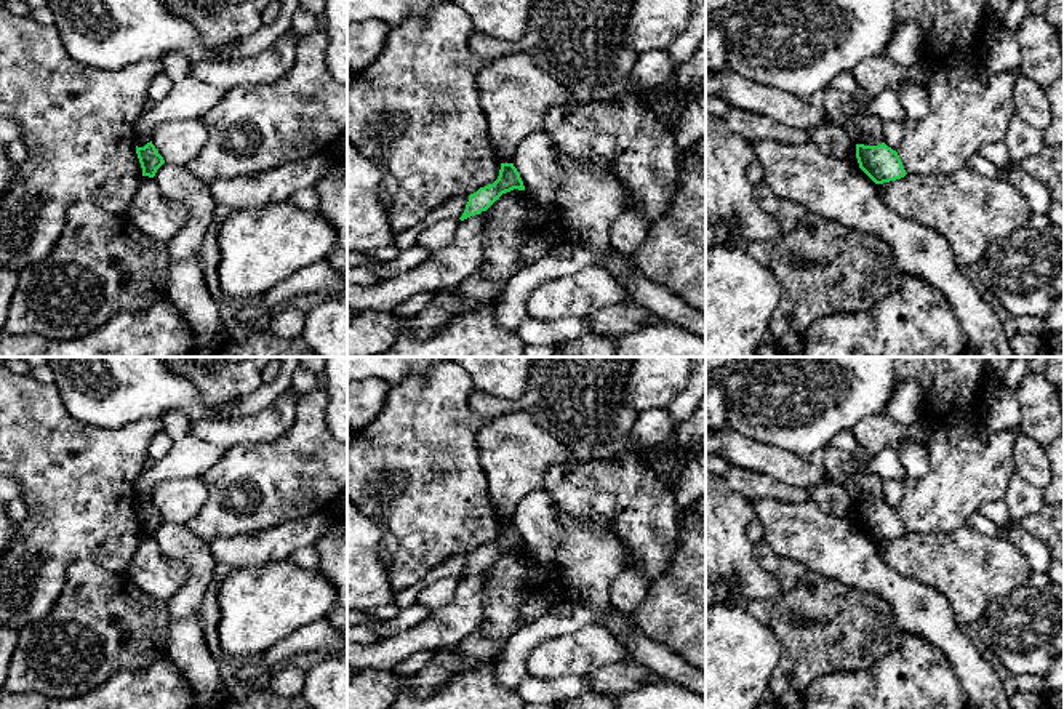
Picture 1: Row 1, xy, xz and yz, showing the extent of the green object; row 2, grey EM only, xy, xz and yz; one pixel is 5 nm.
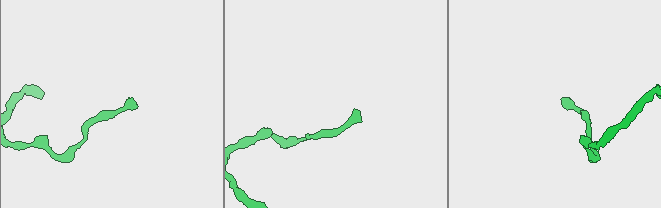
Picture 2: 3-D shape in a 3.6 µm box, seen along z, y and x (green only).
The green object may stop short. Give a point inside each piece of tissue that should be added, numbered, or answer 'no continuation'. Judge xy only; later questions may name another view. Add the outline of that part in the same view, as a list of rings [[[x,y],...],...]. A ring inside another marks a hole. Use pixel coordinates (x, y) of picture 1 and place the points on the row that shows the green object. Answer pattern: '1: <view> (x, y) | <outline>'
1: xy (189, 98) | [[[179,51],[165,54],[160,62],[173,85],[152,109],[144,110],[134,122],[138,147],[144,147],[152,141],[154,130],[160,123],[202,118],[226,94],[224,88],[211,86],[195,78],[187,58]]]

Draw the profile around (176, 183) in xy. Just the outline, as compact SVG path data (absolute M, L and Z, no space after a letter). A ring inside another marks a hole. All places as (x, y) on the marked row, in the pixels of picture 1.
M163 163L154 176L165 198L181 202L190 211L186 226L166 243L171 261L198 256L210 224L219 216L208 182L198 179L186 165Z

